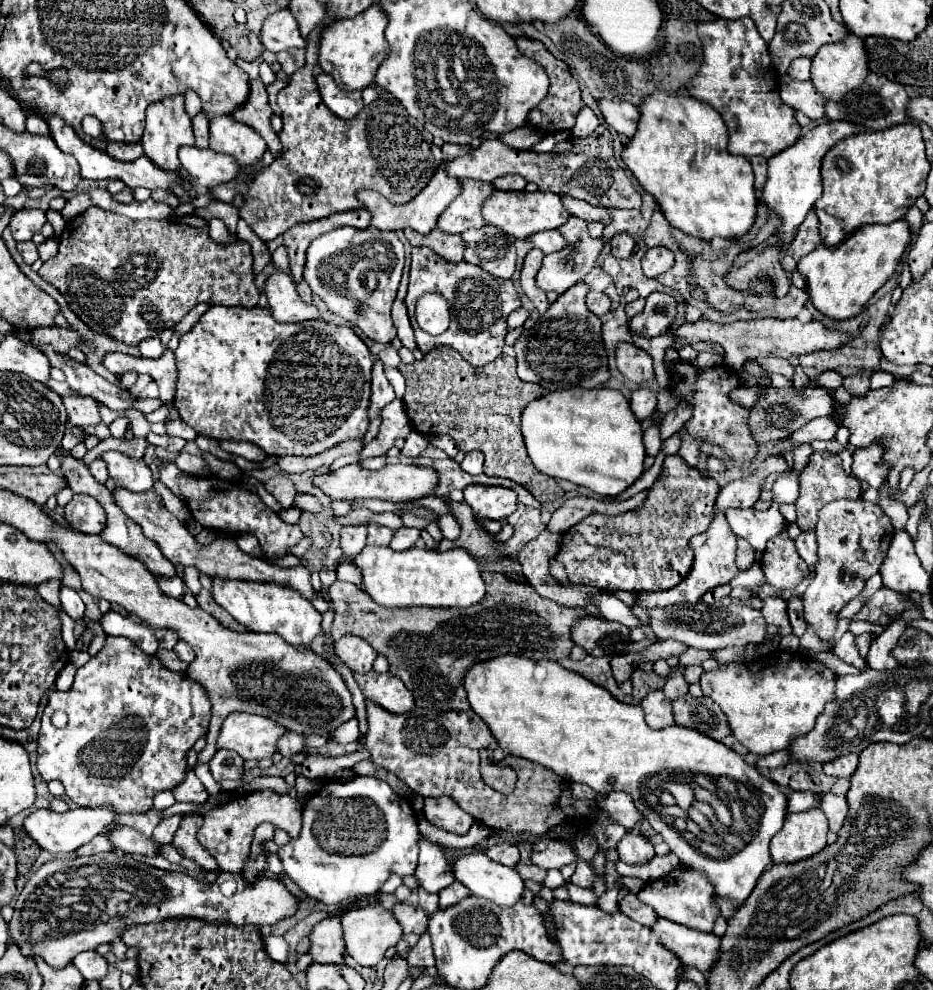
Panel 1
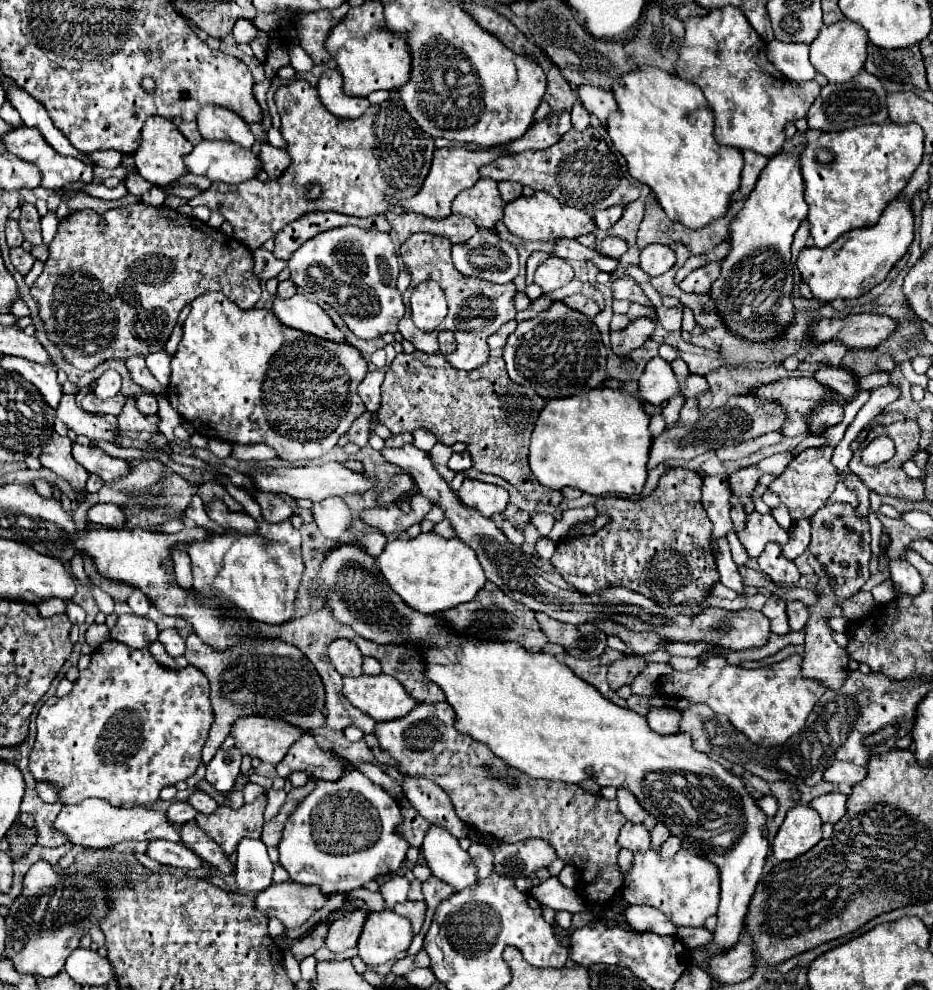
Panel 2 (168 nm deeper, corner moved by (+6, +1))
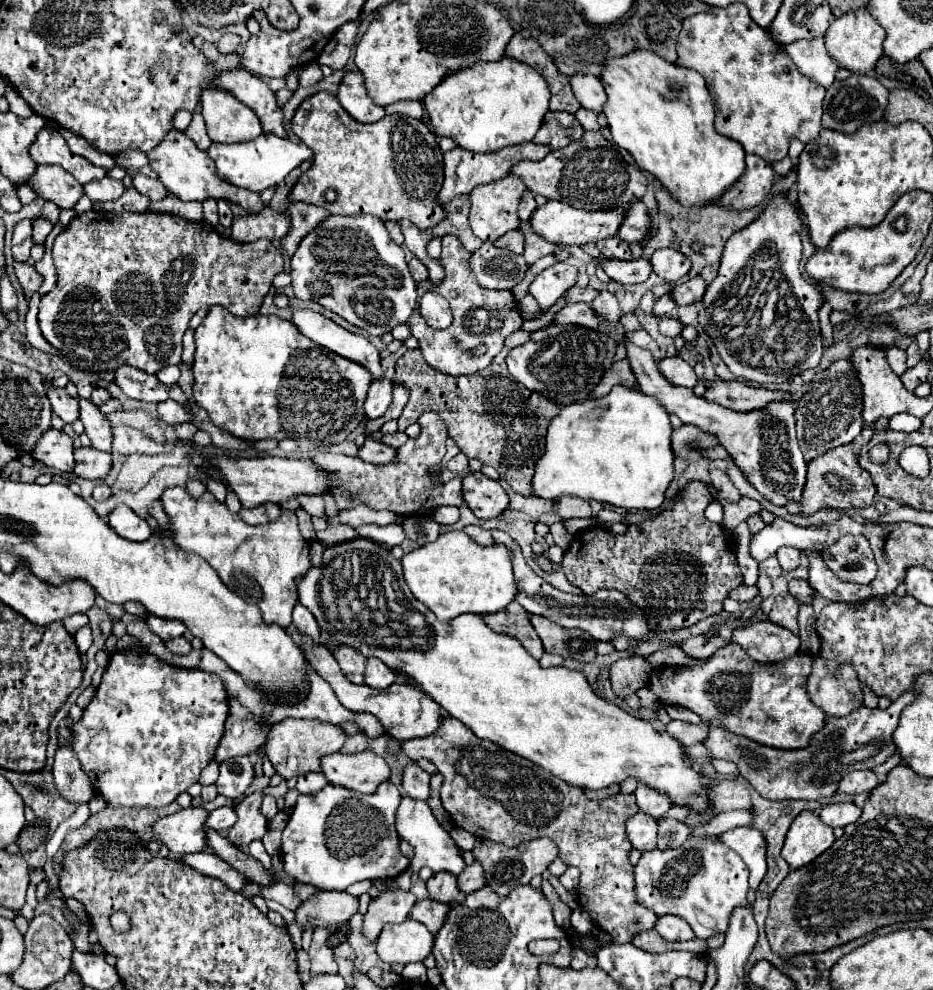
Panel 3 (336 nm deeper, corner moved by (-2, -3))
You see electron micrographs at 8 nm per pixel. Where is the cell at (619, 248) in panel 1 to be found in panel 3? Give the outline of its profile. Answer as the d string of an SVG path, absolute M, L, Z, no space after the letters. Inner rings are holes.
M607 238L597 242L597 248L601 252L601 258L605 260L629 260L631 258L631 248L627 242L623 242L621 238Z

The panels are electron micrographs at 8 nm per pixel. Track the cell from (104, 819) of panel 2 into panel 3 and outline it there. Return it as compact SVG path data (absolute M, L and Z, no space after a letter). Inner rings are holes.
M185 808L167 818L161 818L153 826L153 836L163 840L163 844L171 850L173 856L185 856L203 852L207 848L205 838L205 822L207 810L203 808Z

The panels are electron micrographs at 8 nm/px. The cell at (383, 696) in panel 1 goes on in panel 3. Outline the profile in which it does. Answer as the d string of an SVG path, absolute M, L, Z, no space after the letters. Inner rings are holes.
M303 634L301 638L301 650L305 654L305 658L309 660L309 664L313 666L313 670L325 680L329 682L329 686L333 688L333 692L337 694L339 702L347 708L347 710L353 710L353 712L369 712L373 716L379 718L379 722L385 726L387 734L393 736L395 740L411 740L411 738L421 738L421 736L429 736L433 734L439 726L441 726L441 720L443 720L443 712L439 708L437 702L433 702L425 692L421 692L419 688L411 686L411 684L393 684L389 686L387 690L373 690L371 686L357 686L357 684L351 684L343 672L339 670L339 664L335 662L333 654L317 644L311 636Z

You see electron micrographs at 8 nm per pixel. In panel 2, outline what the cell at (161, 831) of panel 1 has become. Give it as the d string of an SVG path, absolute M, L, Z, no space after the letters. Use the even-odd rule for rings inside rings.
M173 802L173 804L169 806L169 810L167 810L167 818L169 818L169 822L173 822L175 826L181 826L181 824L193 820L195 814L197 814L197 810L193 810L193 806L187 804L187 802Z

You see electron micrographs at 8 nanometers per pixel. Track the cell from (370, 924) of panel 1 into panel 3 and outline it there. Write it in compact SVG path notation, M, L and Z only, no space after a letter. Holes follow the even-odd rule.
M417 920L389 924L377 938L377 954L387 964L423 962L433 950L435 936Z

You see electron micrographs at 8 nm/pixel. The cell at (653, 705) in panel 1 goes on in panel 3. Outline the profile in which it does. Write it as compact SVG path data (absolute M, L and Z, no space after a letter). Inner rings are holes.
M671 720L667 724L667 732L679 740L681 746L693 746L699 742L705 742L707 734L709 734L709 726L705 722L701 724L689 724L689 722L681 722L681 720Z

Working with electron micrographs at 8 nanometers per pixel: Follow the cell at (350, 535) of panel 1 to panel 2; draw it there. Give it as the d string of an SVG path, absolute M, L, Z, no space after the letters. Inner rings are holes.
M325 498L321 502L315 502L311 512L321 534L335 542L343 532L351 528L351 522L353 522L351 508L341 498Z

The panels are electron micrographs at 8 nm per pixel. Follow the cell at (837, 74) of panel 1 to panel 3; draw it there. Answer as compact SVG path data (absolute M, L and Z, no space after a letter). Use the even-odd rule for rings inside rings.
M865 8L853 10L849 14L843 14L841 18L835 18L825 34L825 46L829 54L839 62L841 68L847 68L855 74L873 72L877 60L883 56L883 40L885 40L885 30Z

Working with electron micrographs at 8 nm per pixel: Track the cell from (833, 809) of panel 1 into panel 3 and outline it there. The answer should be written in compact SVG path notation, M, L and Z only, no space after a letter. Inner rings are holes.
M851 802L829 804L829 806L823 806L823 810L821 810L821 820L831 828L835 828L835 826L845 828L847 824L857 822L859 816L861 816L861 810Z

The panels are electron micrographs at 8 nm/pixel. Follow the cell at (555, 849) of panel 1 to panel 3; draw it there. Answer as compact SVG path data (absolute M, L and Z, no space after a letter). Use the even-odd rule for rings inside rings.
M541 838L541 840L529 840L519 846L507 848L503 844L491 842L491 840L477 840L477 846L473 848L473 858L481 862L485 870L485 884L493 888L495 894L505 896L511 890L515 890L521 884L529 884L533 876L543 874L547 866L557 858L557 846L551 838Z

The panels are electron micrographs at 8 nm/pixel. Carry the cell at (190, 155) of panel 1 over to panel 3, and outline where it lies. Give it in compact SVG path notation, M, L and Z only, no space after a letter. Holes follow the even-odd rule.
M263 132L257 140L249 140L249 142L211 144L207 154L217 166L217 176L221 176L223 180L231 182L237 188L251 190L251 192L263 192L265 188L277 186L301 162L313 160L313 150L309 150L305 144L295 144L289 138L279 138L269 132Z

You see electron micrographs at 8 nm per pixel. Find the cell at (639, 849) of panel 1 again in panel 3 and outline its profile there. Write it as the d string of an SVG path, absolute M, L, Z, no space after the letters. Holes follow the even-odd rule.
M637 812L625 822L625 834L633 848L637 850L653 850L657 842L657 820L649 818L645 812Z

